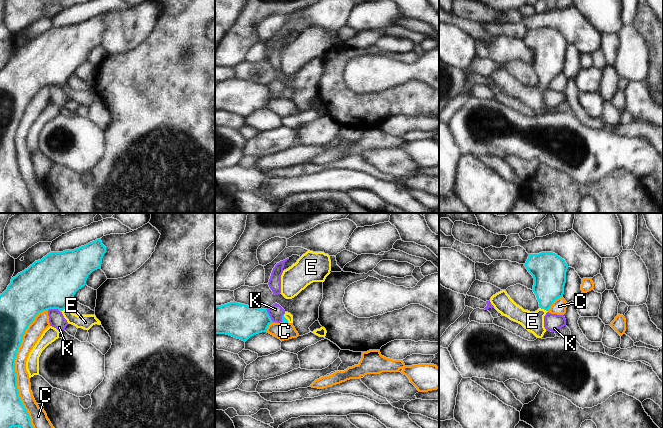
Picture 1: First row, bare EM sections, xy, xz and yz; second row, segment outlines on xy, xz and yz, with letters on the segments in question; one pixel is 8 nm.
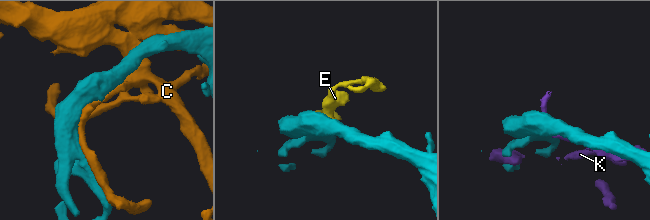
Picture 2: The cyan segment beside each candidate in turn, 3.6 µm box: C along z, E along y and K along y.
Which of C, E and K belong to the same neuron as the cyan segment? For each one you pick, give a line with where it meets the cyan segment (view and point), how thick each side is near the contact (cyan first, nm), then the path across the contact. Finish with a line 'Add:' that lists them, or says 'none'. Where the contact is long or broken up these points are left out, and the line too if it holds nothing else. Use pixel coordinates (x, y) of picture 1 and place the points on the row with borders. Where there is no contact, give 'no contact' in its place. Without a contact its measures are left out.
E: contact yz (544, 309); calibres 260 and 160 nm; way yz (549, 279), (544, 309), (532, 321)
Add: E

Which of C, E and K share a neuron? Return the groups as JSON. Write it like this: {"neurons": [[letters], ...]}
{"neurons": [["C"], ["E"], ["K"]]}

